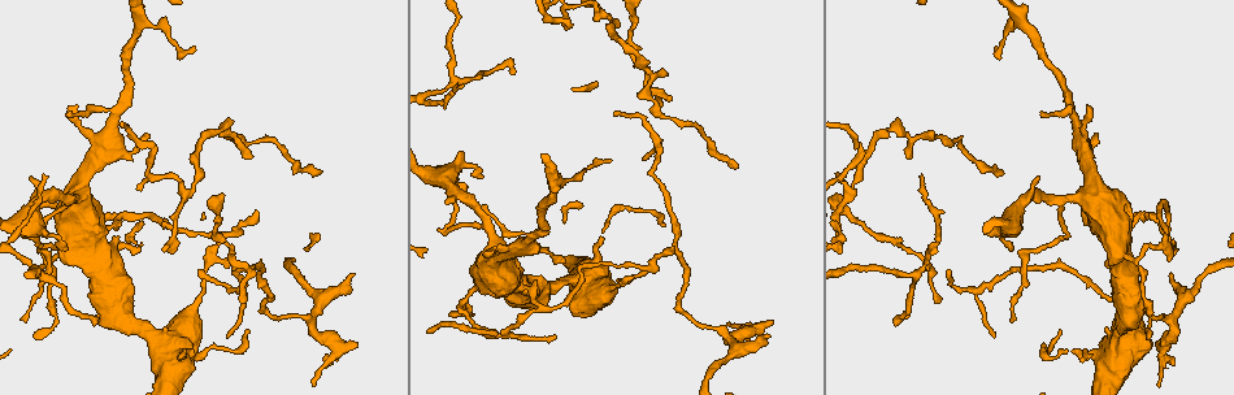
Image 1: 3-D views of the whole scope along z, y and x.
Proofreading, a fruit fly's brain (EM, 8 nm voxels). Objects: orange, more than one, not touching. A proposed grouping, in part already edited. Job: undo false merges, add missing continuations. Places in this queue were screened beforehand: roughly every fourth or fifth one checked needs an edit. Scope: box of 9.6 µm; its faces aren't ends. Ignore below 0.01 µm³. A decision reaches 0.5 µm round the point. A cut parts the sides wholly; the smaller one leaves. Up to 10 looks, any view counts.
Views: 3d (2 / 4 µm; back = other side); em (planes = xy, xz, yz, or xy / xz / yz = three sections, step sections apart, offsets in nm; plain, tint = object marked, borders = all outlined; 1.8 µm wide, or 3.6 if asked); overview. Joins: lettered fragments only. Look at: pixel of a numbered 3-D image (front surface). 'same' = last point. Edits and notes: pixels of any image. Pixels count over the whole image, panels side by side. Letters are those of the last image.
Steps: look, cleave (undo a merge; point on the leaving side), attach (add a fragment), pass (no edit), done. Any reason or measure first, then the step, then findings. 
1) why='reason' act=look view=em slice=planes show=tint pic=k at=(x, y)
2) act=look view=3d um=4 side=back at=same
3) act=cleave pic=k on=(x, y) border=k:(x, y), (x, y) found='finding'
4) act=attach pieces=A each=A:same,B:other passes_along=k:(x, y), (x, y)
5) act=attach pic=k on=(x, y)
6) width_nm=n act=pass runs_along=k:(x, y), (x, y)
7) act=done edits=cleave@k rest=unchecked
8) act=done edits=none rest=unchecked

why='thick turns thin' act=look view=em slice=yz step=4 show=tint pic=1 at=(1141, 216)

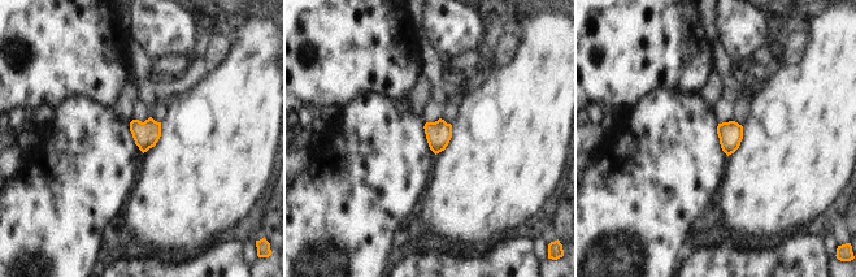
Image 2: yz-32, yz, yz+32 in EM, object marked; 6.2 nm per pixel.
act=look view=em slice=planes show=tint at=same

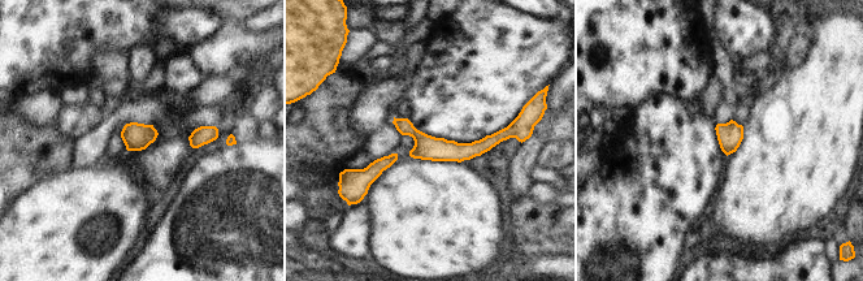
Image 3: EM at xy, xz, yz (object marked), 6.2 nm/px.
why='what lies round it' act=look view=em slice=planes show=borders at=same

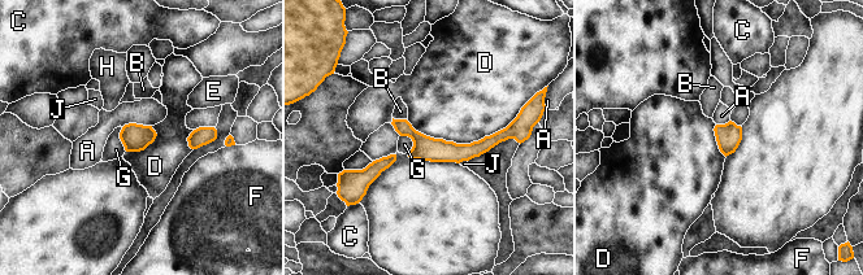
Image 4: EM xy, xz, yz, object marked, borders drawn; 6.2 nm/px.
act=pass each=A:other,B:other,C:other,D:other,E:other,F:other,G:other,H:other,J:other runs_along=4:(395, 122), (438, 151), (507, 134) found='one cell here'

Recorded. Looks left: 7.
act=look view=em um=3.6 slice=planes show=borders pic=1 at=(948, 270)

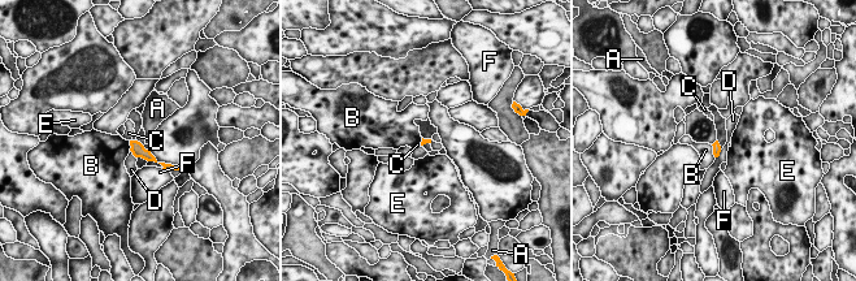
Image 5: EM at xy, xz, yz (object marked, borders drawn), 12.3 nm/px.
longest_contact=B:180nm act=pass each=A:other,B:other,C:other,D:other,E:other,F:other border=5:(711, 145), (715, 158) found='no lettered fragment goes on from it'

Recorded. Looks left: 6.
why='sudden change in width' act=look view=em slice=planes show=tint pic=1 at=(220, 220)

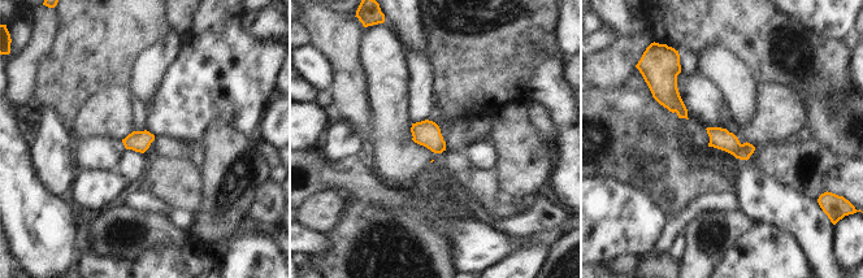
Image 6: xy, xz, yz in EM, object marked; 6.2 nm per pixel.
why='see the neighbours' act=look view=em slice=planes show=borders at=same

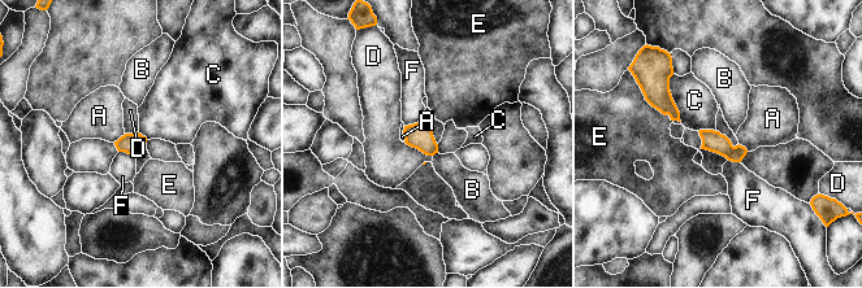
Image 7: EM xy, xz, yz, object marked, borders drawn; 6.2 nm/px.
width_nm=130 act=pass each=A:other,B:other,C:other,D:other,E:other,F:other border=7:(404, 142), (432, 156) found='all the same cell'

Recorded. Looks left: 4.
why='sharp bend' act=look view=3d um=4 pic=1 at=(1024, 253)

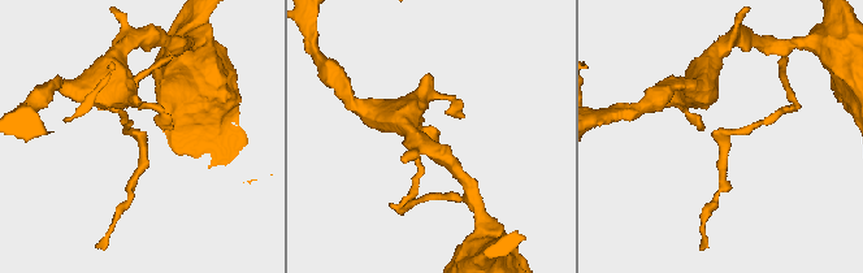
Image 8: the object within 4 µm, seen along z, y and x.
act=look view=em slice=planes show=borders pic=8 at=(428, 134)

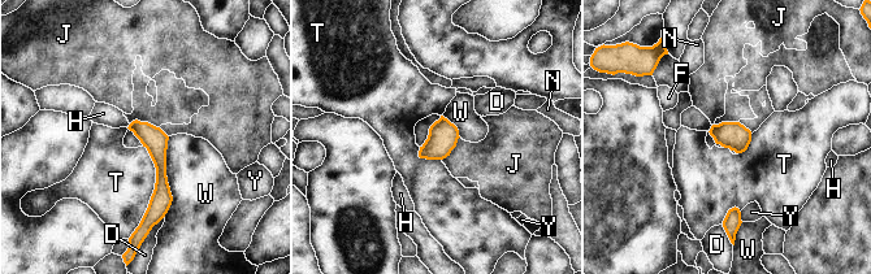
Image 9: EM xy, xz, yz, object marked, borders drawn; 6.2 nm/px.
act=pass each=D:other,F:other,H:other,J:other,N:other,T:other,W:other,Y:other runs_along=9:(135, 124), (160, 161), (152, 214) found='one cell here'

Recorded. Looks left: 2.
act=done edits=none rest=unchecked

